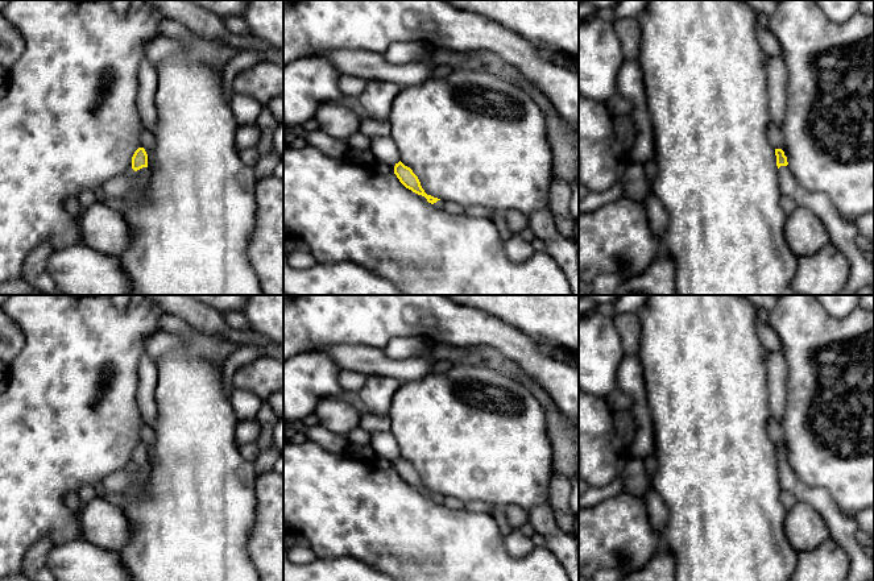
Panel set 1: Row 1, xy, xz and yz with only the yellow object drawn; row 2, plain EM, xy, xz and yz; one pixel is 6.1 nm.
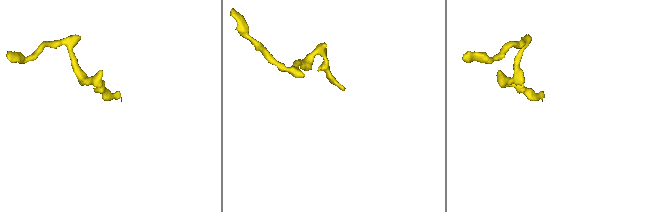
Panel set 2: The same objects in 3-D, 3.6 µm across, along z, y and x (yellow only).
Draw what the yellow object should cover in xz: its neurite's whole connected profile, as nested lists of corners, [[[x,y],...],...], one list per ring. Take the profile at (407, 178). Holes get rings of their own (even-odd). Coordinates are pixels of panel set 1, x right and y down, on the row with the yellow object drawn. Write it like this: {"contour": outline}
{"contour": [[[401,161],[394,166],[394,174],[399,179],[399,182],[413,192],[422,195],[427,199],[428,203],[432,204],[435,209],[443,209],[444,202],[442,199],[427,195],[421,186],[418,177],[413,173],[413,170],[405,166]]]}

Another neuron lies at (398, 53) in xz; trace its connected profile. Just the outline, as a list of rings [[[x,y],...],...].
[[[424,41],[394,42],[384,53],[384,57],[392,63],[403,65],[413,61],[422,61],[430,57],[431,53],[432,47]]]

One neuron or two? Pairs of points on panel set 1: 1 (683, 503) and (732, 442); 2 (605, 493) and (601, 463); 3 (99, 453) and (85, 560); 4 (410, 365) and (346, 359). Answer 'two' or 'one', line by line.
1: one
2: two
3: two
4: one

